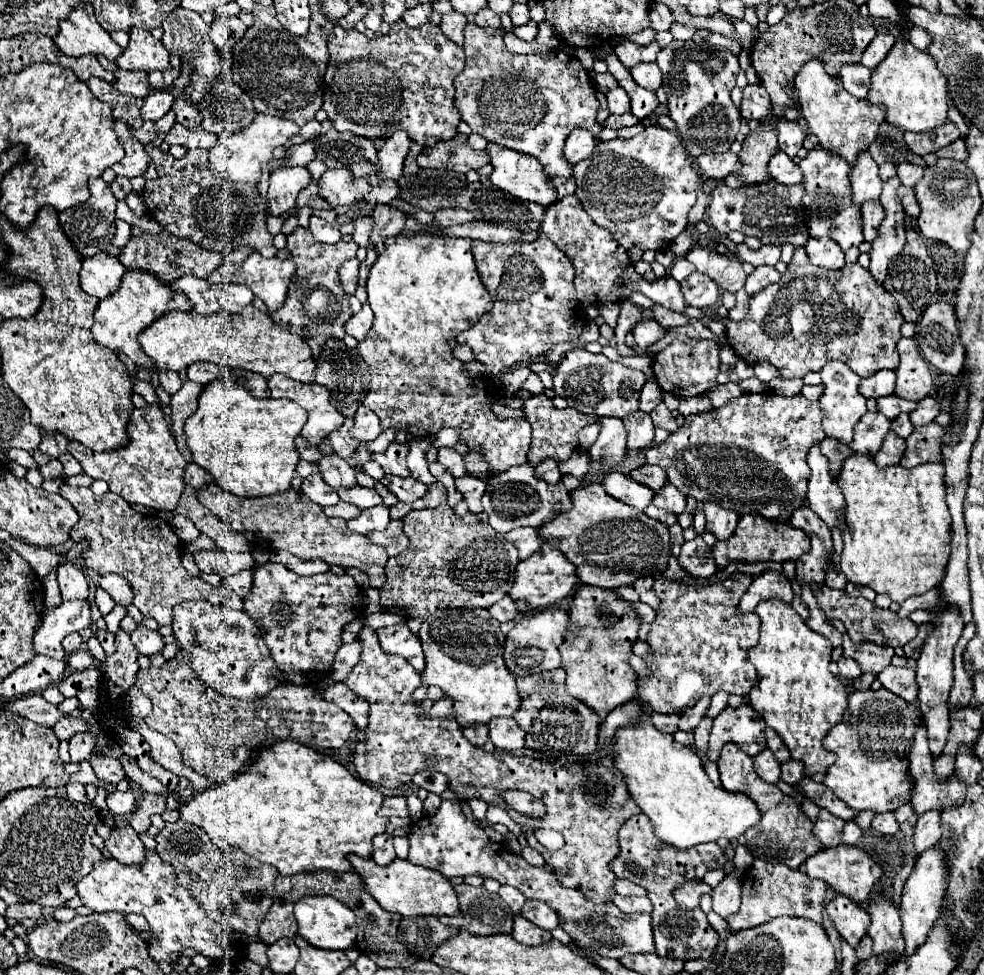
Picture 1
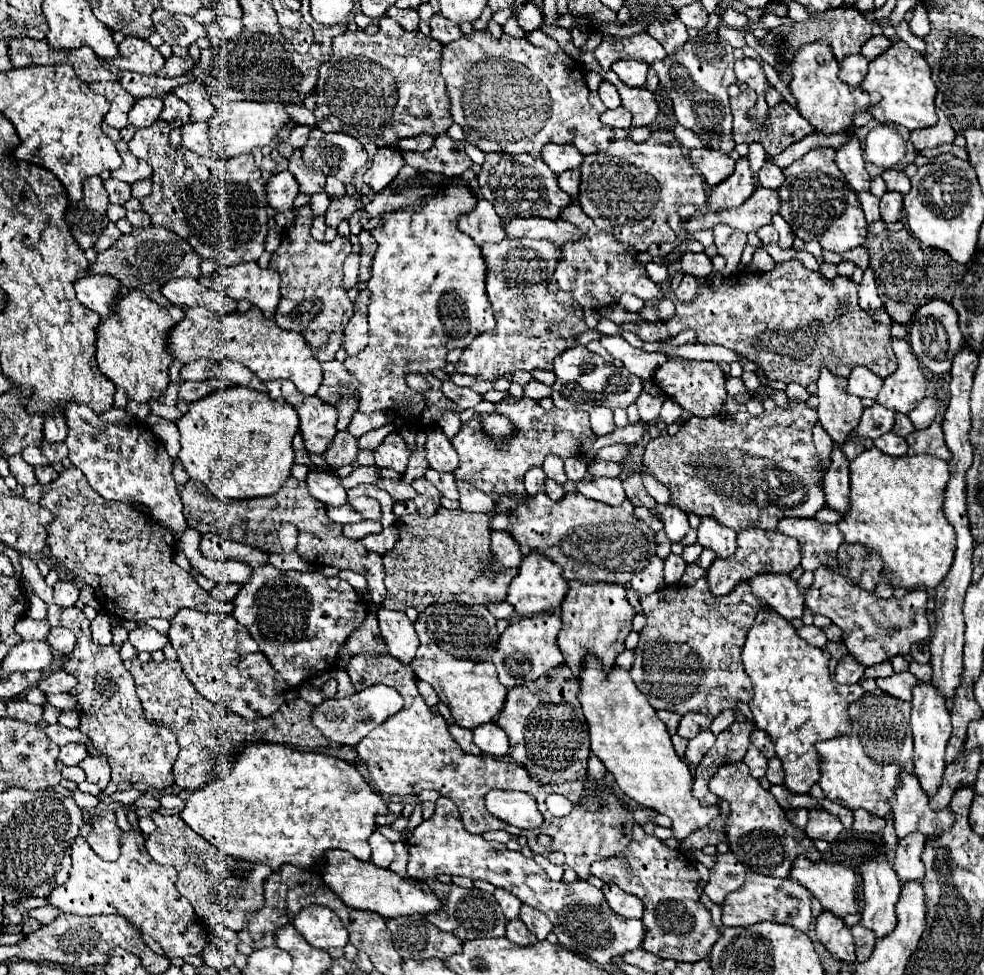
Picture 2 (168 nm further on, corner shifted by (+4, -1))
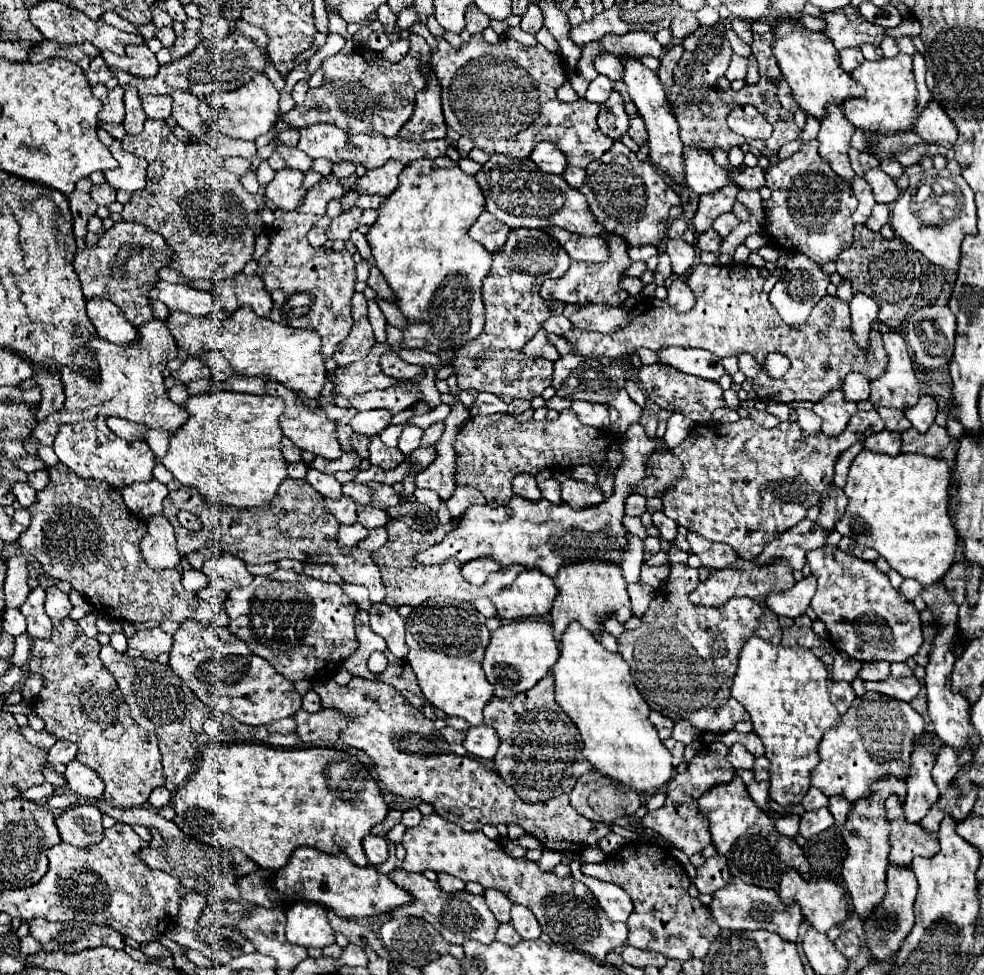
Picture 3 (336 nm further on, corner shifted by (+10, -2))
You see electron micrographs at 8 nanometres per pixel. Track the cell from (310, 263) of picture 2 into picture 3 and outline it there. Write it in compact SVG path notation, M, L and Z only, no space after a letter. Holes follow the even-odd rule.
M330 177L322 179L318 185L308 189L306 201L296 211L274 211L274 223L268 231L270 247L258 259L256 275L264 279L266 291L270 293L274 305L270 311L270 319L300 327L300 329L316 329L322 337L322 355L328 359L334 355L338 343L352 329L350 315L350 299L352 299L352 283L356 283L356 263L348 251L334 253L324 251L322 247L312 247L306 239L308 229L316 225L316 221L326 213L326 205L330 199L340 199L344 195L344 185L340 179Z

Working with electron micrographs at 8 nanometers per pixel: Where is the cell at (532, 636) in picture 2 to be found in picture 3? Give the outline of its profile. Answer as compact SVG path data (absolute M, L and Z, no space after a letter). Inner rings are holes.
M512 621L498 627L486 647L482 669L486 679L494 685L494 697L506 699L534 687L556 663L560 655L558 643L552 635L552 625L544 621Z

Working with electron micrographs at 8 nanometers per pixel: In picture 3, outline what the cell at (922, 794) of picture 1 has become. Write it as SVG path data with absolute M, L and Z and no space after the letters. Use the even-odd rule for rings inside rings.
M896 797L886 799L886 819L890 823L890 863L910 867L914 857L932 857L938 851L936 835L916 823L906 823L902 805Z

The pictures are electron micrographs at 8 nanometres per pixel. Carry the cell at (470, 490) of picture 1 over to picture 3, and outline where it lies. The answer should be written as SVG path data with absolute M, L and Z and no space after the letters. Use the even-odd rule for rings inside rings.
M456 487L452 497L446 501L446 507L450 509L450 515L454 519L458 519L470 505L484 505L486 499L480 495L480 491L476 491L474 487Z

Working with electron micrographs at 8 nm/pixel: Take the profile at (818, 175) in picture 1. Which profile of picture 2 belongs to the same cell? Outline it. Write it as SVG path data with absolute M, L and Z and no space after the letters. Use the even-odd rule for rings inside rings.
M818 147L804 154L800 160L784 168L786 182L780 186L780 216L790 224L794 236L804 242L818 240L824 250L844 254L866 242L866 218L858 206L858 196L838 170L834 162L836 150L831 147Z

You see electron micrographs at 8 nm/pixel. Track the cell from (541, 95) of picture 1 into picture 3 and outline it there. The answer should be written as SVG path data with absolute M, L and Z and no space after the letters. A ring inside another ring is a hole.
M472 35L472 39L456 51L444 39L438 39L438 51L432 57L432 67L442 85L442 109L446 125L460 135L470 137L476 147L488 153L502 153L506 157L526 159L538 143L550 141L566 155L570 165L586 167L588 163L600 159L614 143L598 127L600 105L584 99L564 103L556 97L556 85L564 85L568 79L564 61L540 43L536 43L534 47L526 47L510 37L502 37L498 39L498 43L488 43L482 35Z

